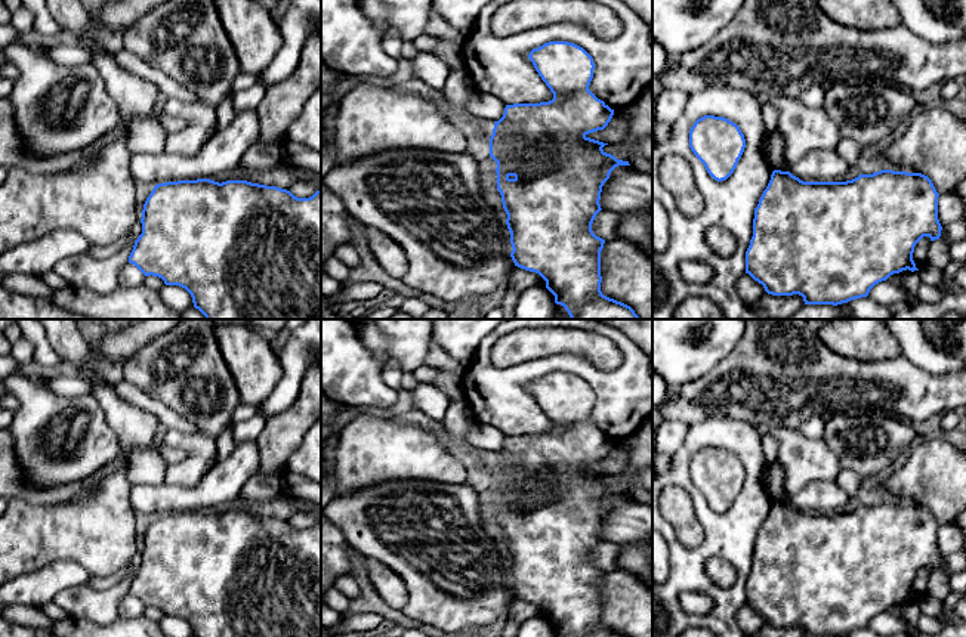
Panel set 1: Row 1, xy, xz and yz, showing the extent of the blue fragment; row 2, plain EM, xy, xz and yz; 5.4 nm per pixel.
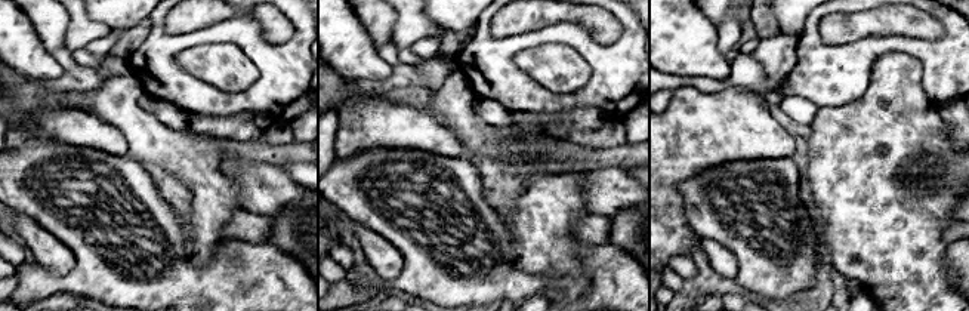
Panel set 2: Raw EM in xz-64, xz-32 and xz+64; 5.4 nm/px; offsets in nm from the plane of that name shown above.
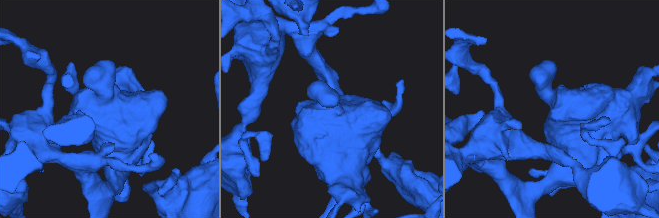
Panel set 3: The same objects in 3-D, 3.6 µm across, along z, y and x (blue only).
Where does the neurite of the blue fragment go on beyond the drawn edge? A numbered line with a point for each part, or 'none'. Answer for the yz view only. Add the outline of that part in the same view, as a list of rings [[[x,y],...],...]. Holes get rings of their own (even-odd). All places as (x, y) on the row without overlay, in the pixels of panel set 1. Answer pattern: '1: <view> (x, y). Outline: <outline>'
1: yz (818, 495). Outline: [[[812,480],[790,497],[790,504],[803,513],[837,513],[849,495],[836,482]]]

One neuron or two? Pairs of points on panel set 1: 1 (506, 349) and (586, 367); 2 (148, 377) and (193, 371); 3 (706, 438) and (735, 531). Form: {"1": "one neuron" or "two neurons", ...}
{"1": "two neurons", "2": "one neuron", "3": "one neuron"}

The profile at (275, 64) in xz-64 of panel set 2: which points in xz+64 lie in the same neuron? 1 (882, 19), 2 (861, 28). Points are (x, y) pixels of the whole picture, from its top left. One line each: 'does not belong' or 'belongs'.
1: does not belong
2: does not belong

